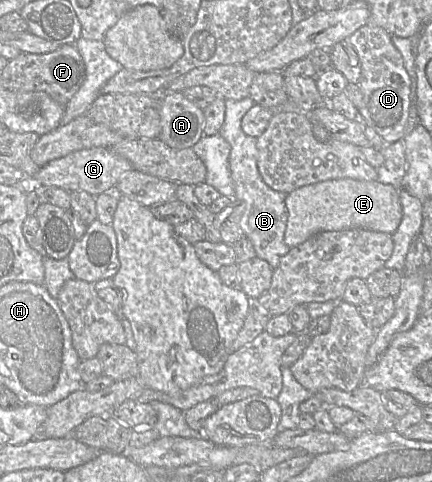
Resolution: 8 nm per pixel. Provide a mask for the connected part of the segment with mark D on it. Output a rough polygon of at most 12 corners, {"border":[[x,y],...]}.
{"border":[[366,24],[347,40],[361,65],[360,114],[403,140],[411,79],[392,36]]}

